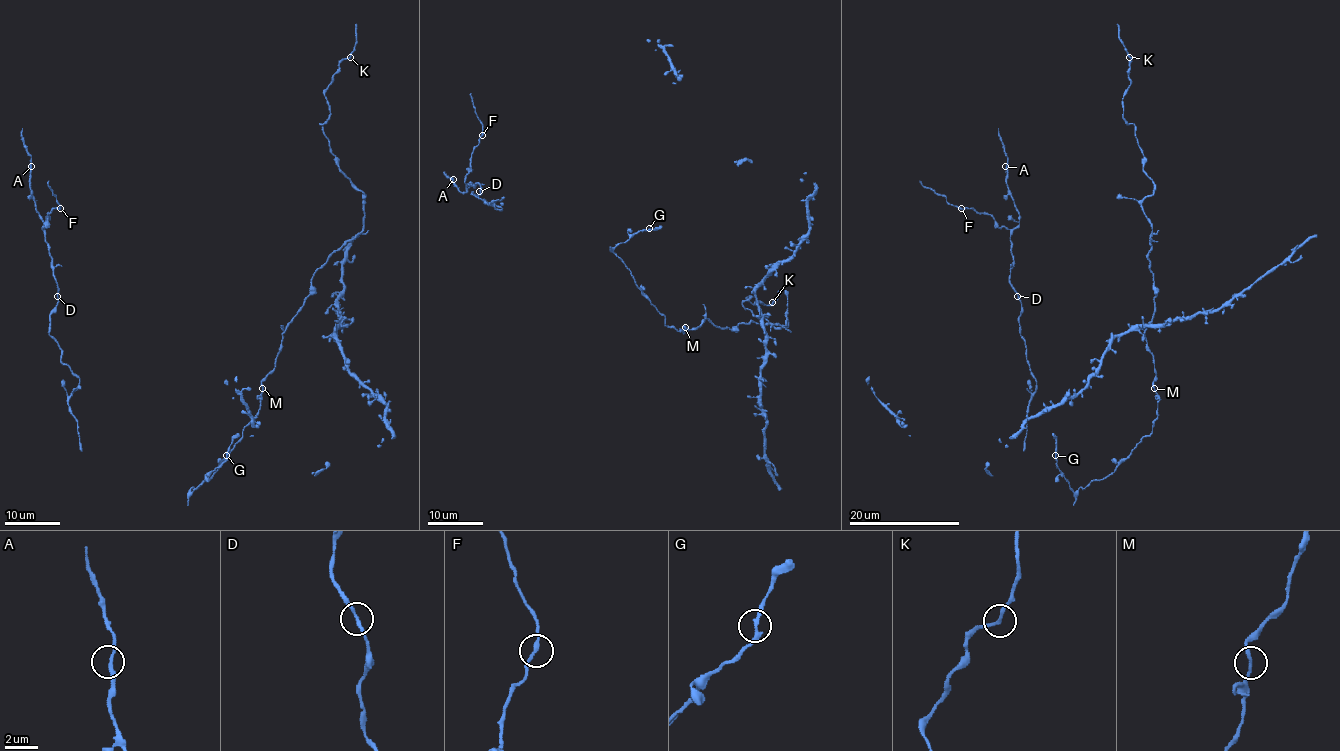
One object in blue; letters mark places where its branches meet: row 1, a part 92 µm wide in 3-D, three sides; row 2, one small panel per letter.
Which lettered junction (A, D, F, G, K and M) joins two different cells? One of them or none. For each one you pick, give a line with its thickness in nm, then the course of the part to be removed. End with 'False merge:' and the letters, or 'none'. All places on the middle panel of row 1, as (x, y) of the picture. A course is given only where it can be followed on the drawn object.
False merge: none

